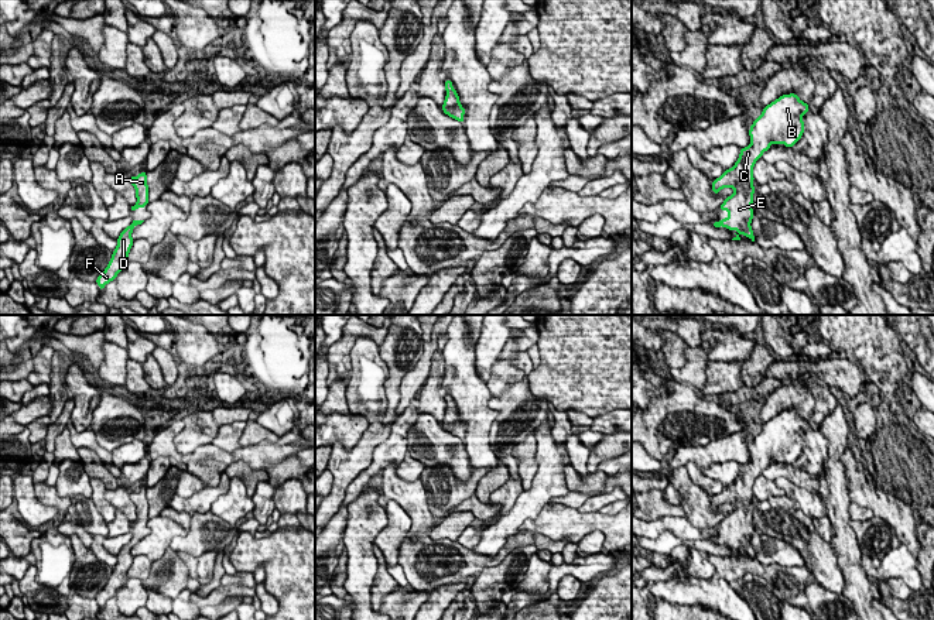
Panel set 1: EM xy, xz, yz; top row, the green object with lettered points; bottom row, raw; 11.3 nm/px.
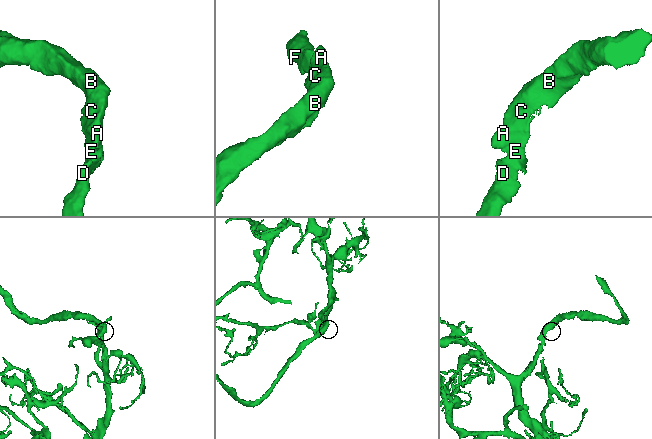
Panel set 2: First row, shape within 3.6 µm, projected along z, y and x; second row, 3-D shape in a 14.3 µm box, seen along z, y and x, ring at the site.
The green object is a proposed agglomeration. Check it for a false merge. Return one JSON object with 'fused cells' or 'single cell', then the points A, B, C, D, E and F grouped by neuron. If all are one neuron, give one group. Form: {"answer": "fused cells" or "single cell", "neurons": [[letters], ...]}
{"answer": "single cell", "neurons": [["A", "B", "C", "D", "E", "F"]]}

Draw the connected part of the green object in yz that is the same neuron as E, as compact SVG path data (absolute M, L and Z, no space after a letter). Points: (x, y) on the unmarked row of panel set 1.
M796 410L783 411L763 424L762 431L749 445L750 462L740 465L735 482L712 497L712 508L718 511L722 504L733 504L735 510L728 513L719 523L729 532L714 539L715 544L726 544L739 549L732 556L740 556L745 551L755 558L750 538L753 537L753 483L762 470L770 466L770 460L784 460L791 465L804 449L803 431L810 422L800 417Z

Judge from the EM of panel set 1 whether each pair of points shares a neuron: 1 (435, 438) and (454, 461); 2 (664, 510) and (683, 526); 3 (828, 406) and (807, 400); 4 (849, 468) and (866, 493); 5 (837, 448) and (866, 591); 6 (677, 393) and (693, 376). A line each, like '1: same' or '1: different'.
1: same
2: different
3: different
4: same
5: same
6: different

